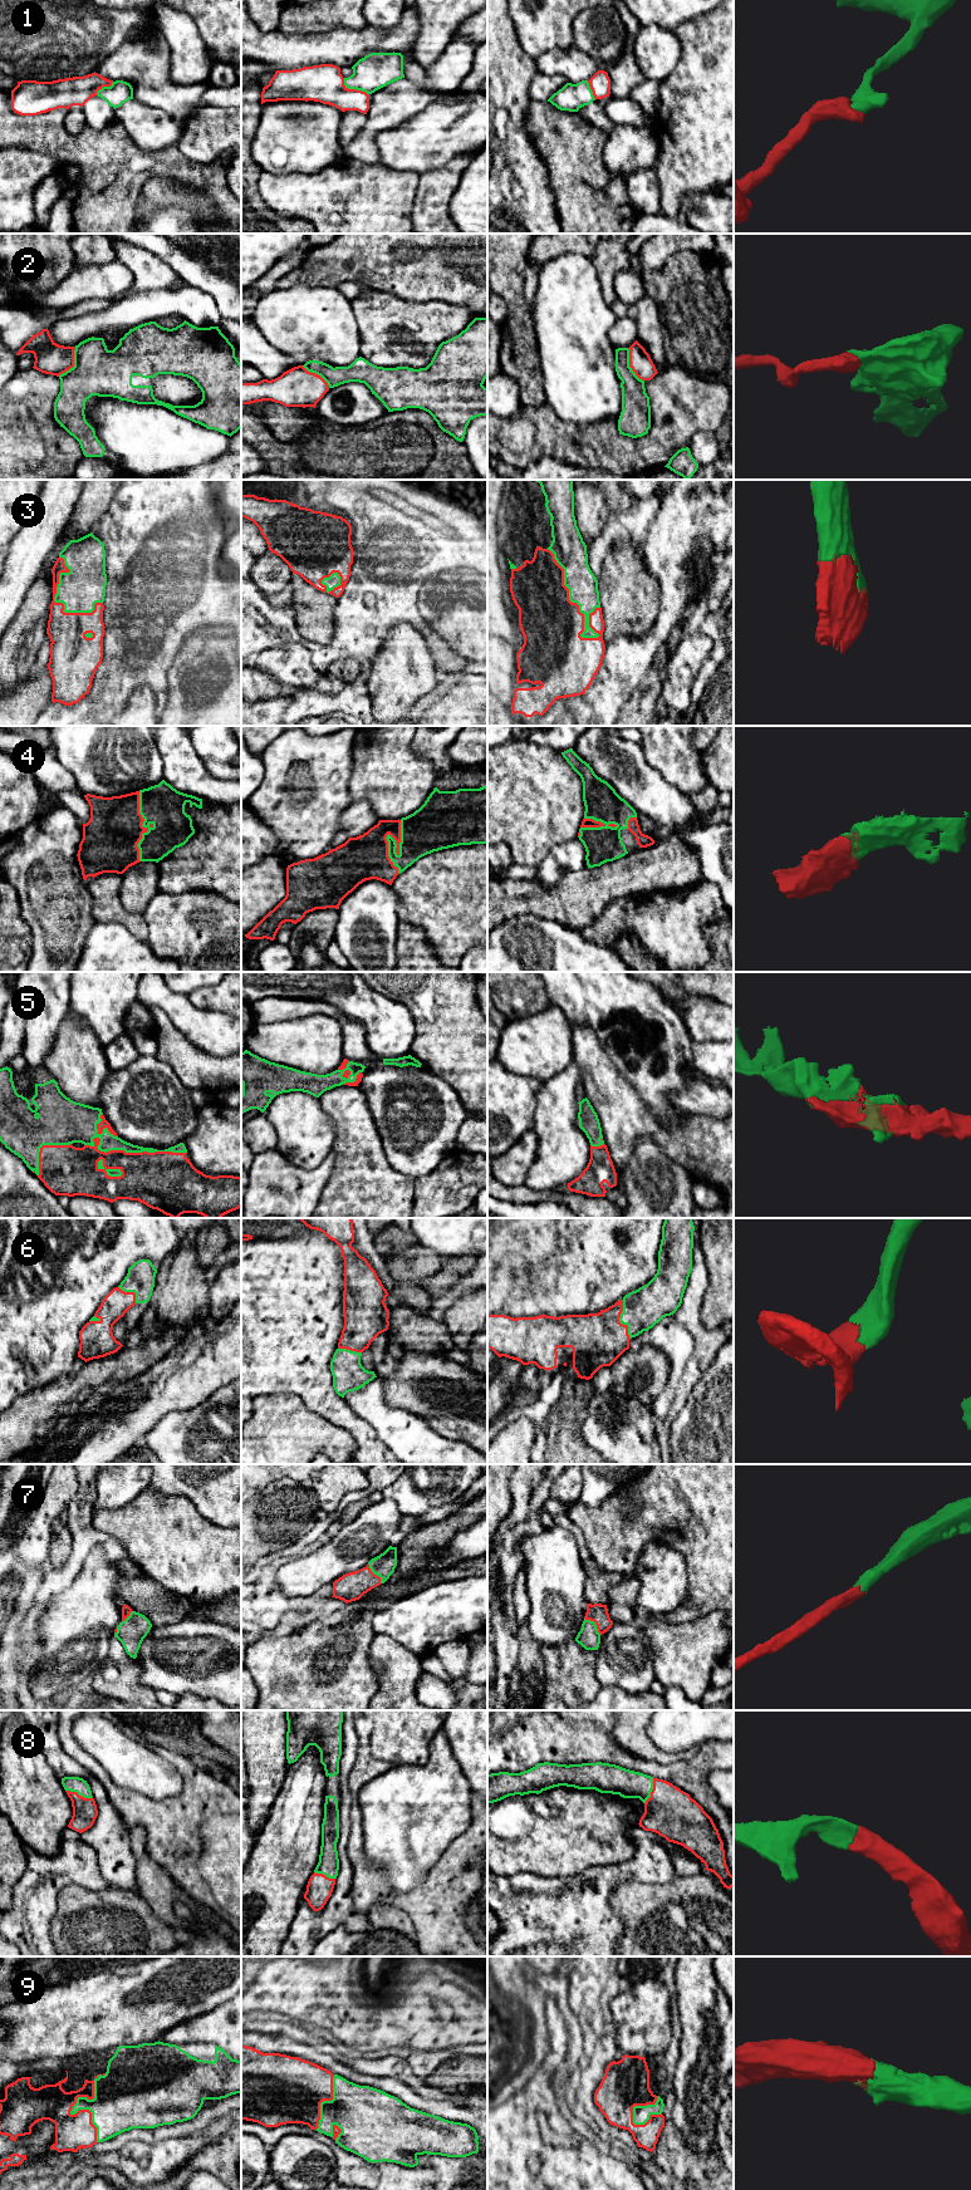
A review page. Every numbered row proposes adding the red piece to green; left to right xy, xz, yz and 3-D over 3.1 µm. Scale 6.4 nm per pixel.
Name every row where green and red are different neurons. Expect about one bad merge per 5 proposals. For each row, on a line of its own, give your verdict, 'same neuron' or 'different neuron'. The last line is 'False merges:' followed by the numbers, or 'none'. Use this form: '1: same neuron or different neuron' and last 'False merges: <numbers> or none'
1: same neuron
2: different neuron
3: same neuron
4: same neuron
5: same neuron
6: same neuron
7: same neuron
8: same neuron
9: same neuron
False merges: 2

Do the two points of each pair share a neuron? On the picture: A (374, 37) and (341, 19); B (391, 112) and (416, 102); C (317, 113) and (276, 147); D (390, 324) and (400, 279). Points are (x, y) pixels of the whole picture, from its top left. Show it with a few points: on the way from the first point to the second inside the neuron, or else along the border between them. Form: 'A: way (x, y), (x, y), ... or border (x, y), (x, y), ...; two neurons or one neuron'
A: border (367, 25), (361, 29), (334, 29), (332, 32); two neurons
B: way (397, 106), (401, 102), (410, 102); one neuron
C: way (307, 123), (287, 140); one neuron
D: border (372, 289), (402, 299), (425, 303); two neurons

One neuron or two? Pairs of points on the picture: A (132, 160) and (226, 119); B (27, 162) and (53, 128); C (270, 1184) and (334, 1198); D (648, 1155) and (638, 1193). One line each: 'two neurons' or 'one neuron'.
A: two neurons
B: two neurons
C: two neurons
D: one neuron

